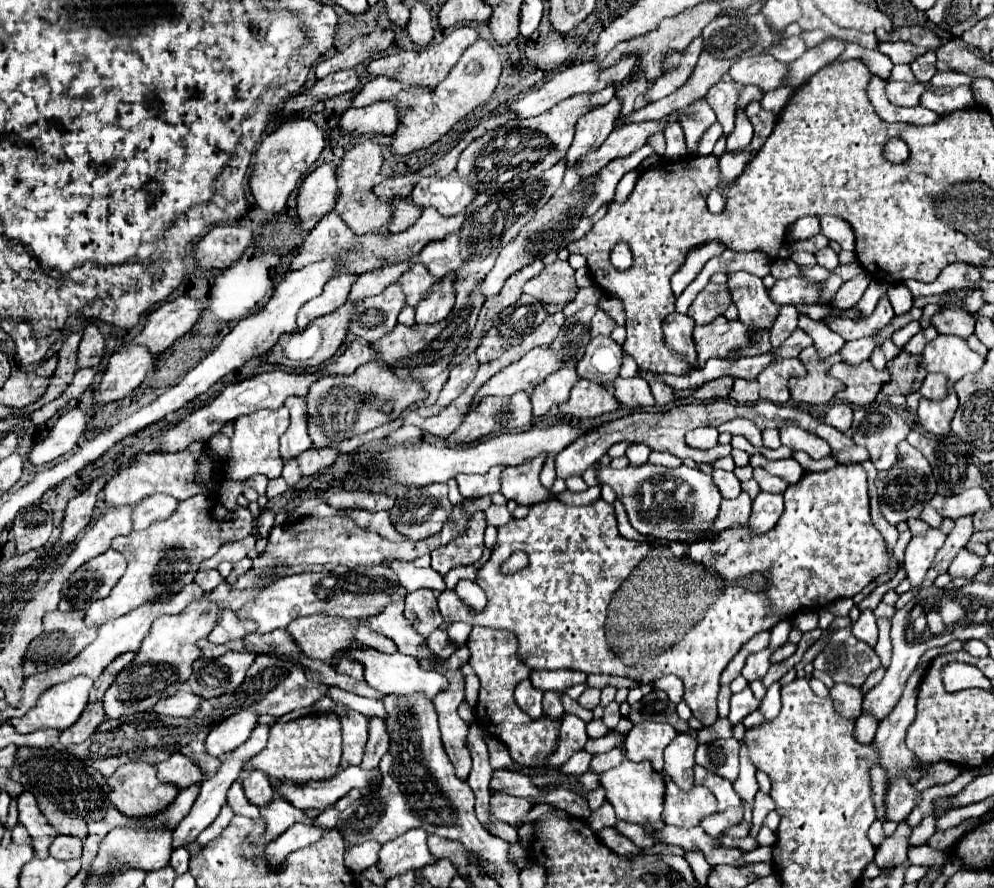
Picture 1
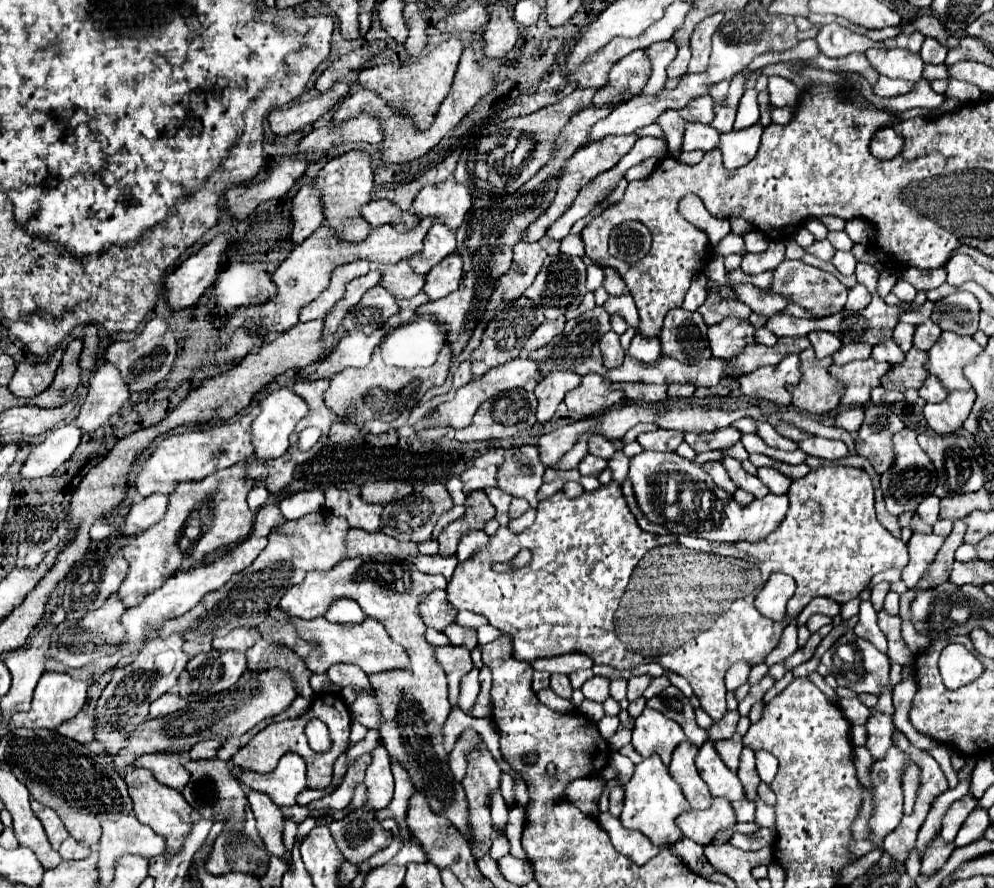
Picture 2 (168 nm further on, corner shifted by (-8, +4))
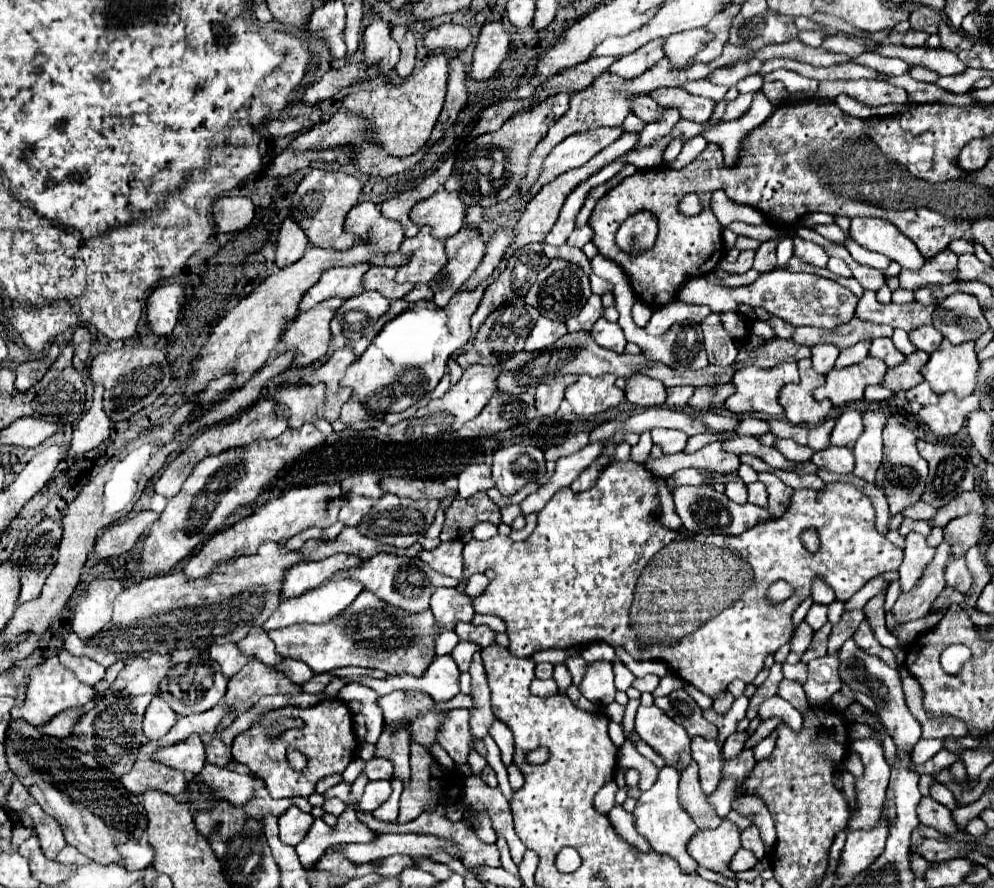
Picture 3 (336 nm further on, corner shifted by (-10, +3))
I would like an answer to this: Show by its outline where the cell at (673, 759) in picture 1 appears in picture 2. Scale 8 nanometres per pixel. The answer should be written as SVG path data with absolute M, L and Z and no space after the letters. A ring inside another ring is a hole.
M684 740L682 744L676 746L668 768L672 778L680 784L684 796L688 798L692 810L704 810L710 806L712 794L694 766L696 754L698 754L698 748L690 740Z

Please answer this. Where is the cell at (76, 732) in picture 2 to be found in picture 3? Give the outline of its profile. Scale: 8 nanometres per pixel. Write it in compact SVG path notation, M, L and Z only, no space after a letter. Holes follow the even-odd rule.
M62 711L60 715L52 717L50 723L44 723L44 727L38 727L38 731L44 735L66 739L70 735L72 725L74 725L74 719L70 719L70 711Z

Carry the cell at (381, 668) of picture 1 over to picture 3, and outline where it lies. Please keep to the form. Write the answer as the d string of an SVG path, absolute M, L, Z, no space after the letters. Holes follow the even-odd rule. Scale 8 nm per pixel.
M362 591L354 603L350 603L336 619L330 619L328 623L300 623L284 629L268 631L268 637L276 643L276 653L282 657L292 657L308 663L314 673L324 673L334 667L356 667L380 669L388 675L412 675L420 677L428 669L428 665L434 661L436 635L440 635L442 629L436 627L436 619L432 611L424 613L408 613L404 609L392 607L372 595L372 591ZM376 637L413 637L412 647L401 646L400 638L381 639L376 642ZM421 639L422 640L418 640ZM396 645L396 649L380 649L385 646ZM377 648L377 649L376 649ZM430 655L430 657L428 657Z

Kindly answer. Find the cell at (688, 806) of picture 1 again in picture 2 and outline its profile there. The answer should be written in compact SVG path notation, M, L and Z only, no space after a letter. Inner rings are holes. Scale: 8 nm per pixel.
M712 798L710 808L706 810L688 810L676 818L678 828L684 836L698 844L708 844L714 834L722 828L734 826L734 810L726 798Z

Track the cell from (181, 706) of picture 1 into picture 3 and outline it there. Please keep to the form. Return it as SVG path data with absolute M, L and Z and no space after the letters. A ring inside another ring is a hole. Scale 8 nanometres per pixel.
M156 697L148 705L148 711L144 711L144 735L148 739L160 739L170 731L176 719L178 715L168 707L168 703Z

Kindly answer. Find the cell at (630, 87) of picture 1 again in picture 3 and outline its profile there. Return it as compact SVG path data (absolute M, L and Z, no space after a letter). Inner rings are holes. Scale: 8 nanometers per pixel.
M688 29L670 35L664 45L664 53L676 67L684 67L710 41L712 41L712 33L708 29Z

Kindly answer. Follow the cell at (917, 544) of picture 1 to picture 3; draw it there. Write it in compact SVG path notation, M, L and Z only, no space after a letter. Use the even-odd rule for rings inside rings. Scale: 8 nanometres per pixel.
M910 533L906 537L904 561L898 569L902 593L910 591L916 585L916 581L920 579L920 575L924 573L924 567L930 563L932 557L934 557L934 549L926 545L926 537L922 537L920 533Z

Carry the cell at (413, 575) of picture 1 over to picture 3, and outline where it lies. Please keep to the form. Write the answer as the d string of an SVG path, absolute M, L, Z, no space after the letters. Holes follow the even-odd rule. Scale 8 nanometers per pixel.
M454 539L452 543L442 543L432 551L422 551L422 559L430 563L438 573L462 579L464 577L464 557L462 557L464 543Z

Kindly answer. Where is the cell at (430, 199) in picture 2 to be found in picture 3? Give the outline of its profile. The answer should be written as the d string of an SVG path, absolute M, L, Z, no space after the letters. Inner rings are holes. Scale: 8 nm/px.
M444 189L436 191L432 197L416 203L410 211L410 219L414 225L428 225L436 239L448 239L456 235L466 217L466 205L462 203L456 191L448 193Z

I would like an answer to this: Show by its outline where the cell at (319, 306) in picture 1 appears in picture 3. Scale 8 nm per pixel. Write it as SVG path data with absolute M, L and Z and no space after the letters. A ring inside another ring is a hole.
M360 263L360 265L350 265L350 267L332 267L328 271L324 271L318 279L316 285L312 285L302 301L300 301L300 311L308 311L314 305L322 303L324 299L330 297L342 297L342 299L350 299L360 295L362 289L362 279L364 273L368 271L368 263Z

